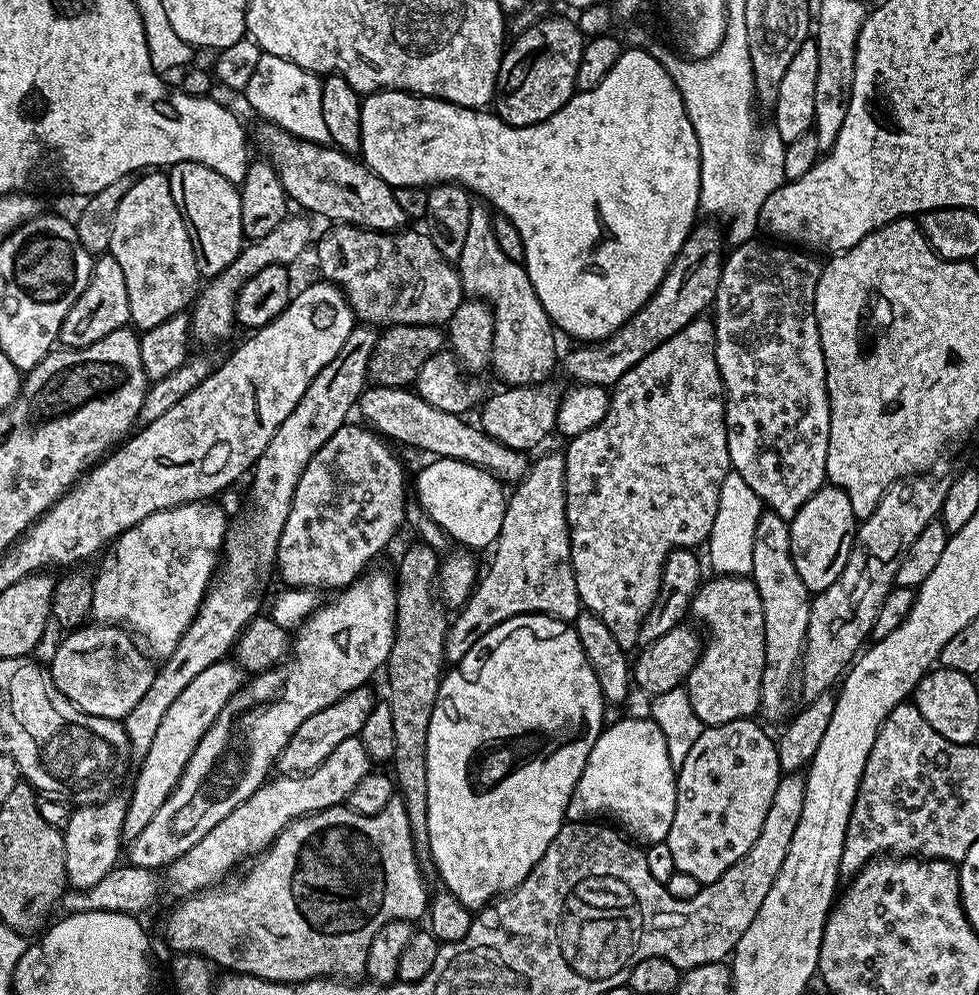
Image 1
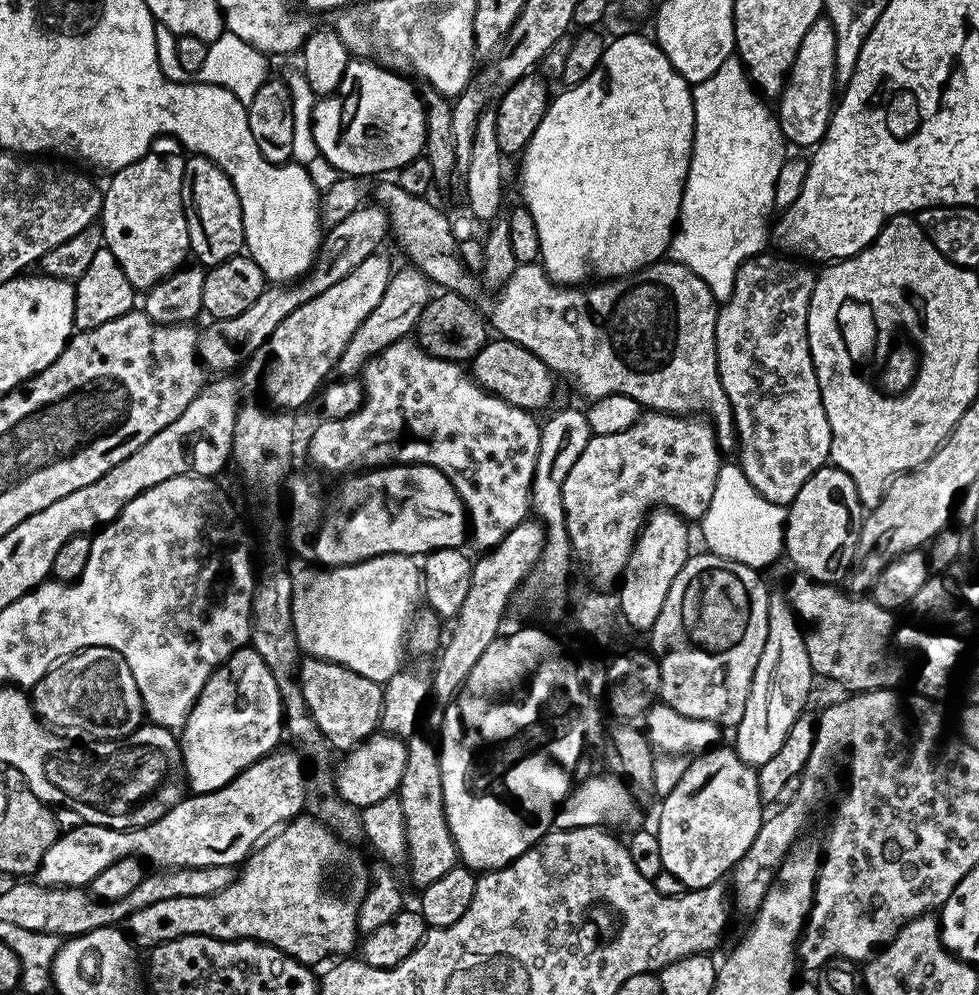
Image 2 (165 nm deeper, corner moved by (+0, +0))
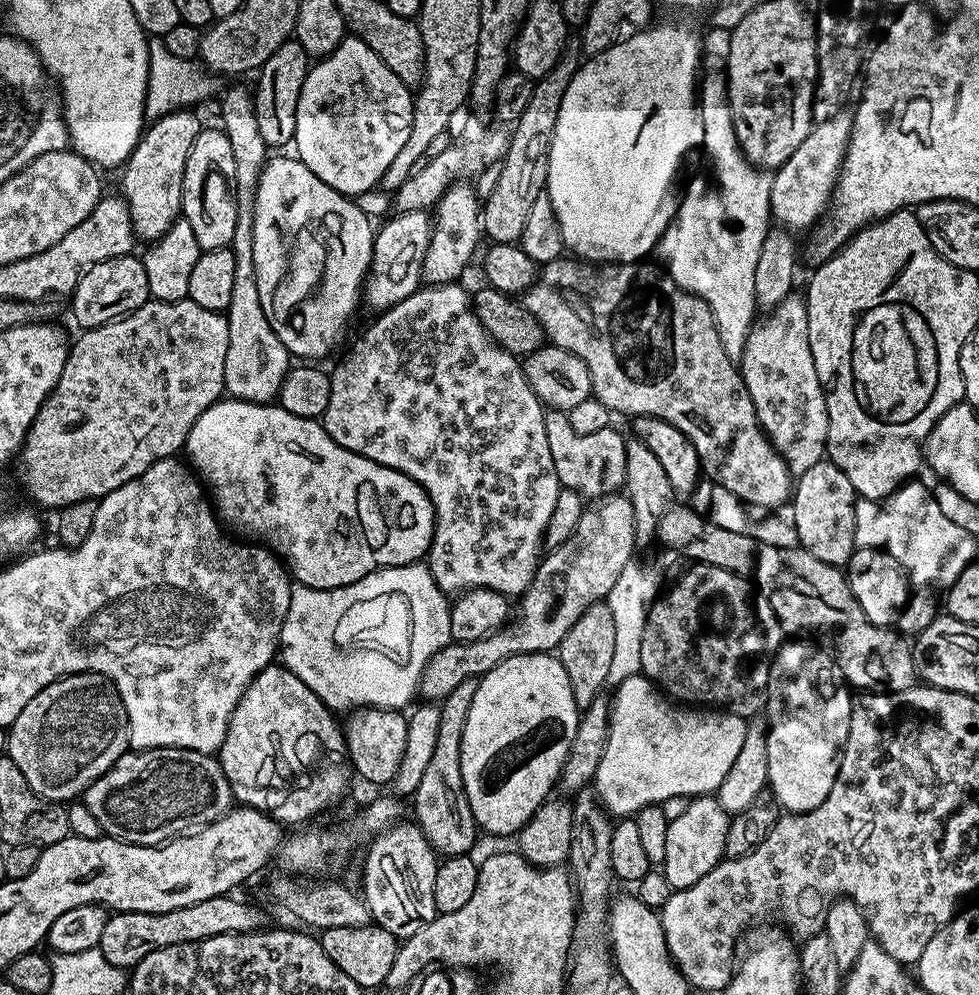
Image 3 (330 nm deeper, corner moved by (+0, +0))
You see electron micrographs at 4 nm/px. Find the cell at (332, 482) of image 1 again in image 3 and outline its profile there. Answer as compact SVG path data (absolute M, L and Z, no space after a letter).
M457 282L455 284L429 284L427 286L421 286L416 289L414 294L410 294L410 298L406 298L402 302L395 304L393 308L383 309L379 313L380 316L360 337L356 340L356 345L349 350L344 356L344 361L337 366L336 369L331 369L330 379L328 381L328 405L324 411L322 417L322 423L324 429L330 434L330 438L334 438L334 442L338 442L338 446L342 446L346 450L350 450L354 454L362 454L362 458L370 458L370 462L378 462L384 468L393 468L398 470L402 474L406 474L414 482L418 482L428 493L430 502L436 507L437 517L444 518L444 516L464 516L464 520L468 524L444 524L444 522L437 522L434 526L434 534L432 535L432 545L428 548L428 555L426 557L426 563L430 574L434 578L434 582L442 589L445 594L459 594L461 592L467 592L470 588L489 588L494 592L500 592L503 596L509 598L519 598L524 595L524 591L530 586L530 582L534 578L536 568L539 567L542 559L542 541L544 539L544 531L548 529L548 523L550 522L550 514L554 514L554 506L558 502L558 494L560 493L560 479L558 474L554 470L554 458L550 458L550 442L546 442L546 422L544 421L545 407L540 403L538 397L534 394L534 390L530 390L530 386L526 382L524 377L524 369L521 361L517 357L513 356L511 352L508 352L504 348L500 347L495 340L492 339L492 335L487 332L482 326L482 322L476 316L474 311L474 300L463 288L463 283Z

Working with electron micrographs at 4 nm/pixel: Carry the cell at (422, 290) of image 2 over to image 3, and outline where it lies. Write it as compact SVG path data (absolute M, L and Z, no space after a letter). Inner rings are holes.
M457 182L449 186L434 205L434 227L430 246L420 261L420 275L425 285L455 284L461 279L464 267L472 260L482 241L482 201L473 185ZM436 212L436 216L435 216Z

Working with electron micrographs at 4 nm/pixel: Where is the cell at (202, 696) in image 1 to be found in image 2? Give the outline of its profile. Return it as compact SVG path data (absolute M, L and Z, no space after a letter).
M252 647L238 649L227 662L217 666L202 694L198 694L183 728L179 729L178 739L187 787L195 795L201 796L226 786L250 765L277 751L281 747L280 739L285 739L285 736L284 704L278 694L278 682L274 682L274 674L270 674L270 666L262 662L262 654L255 652Z

